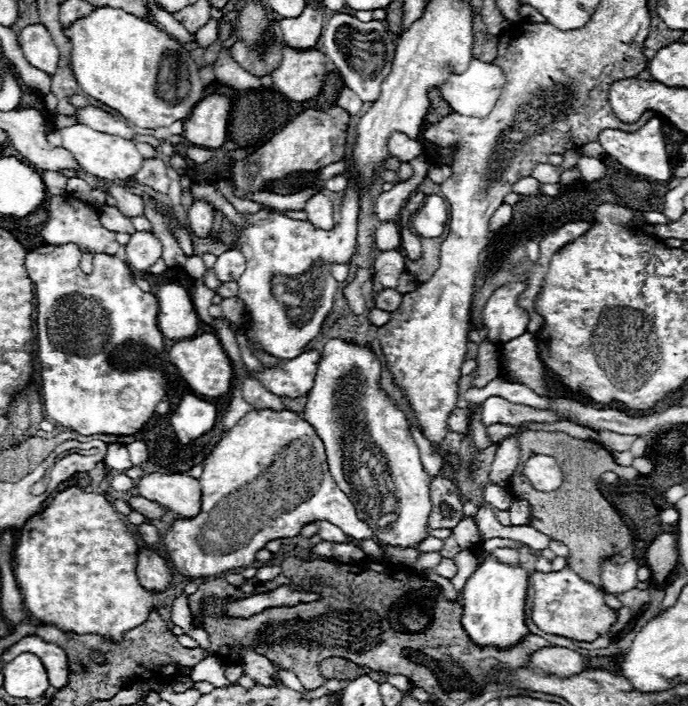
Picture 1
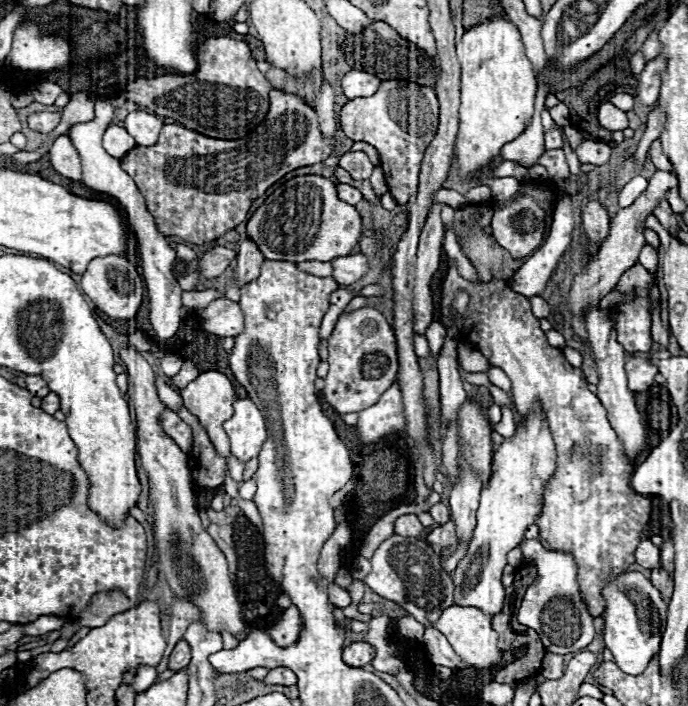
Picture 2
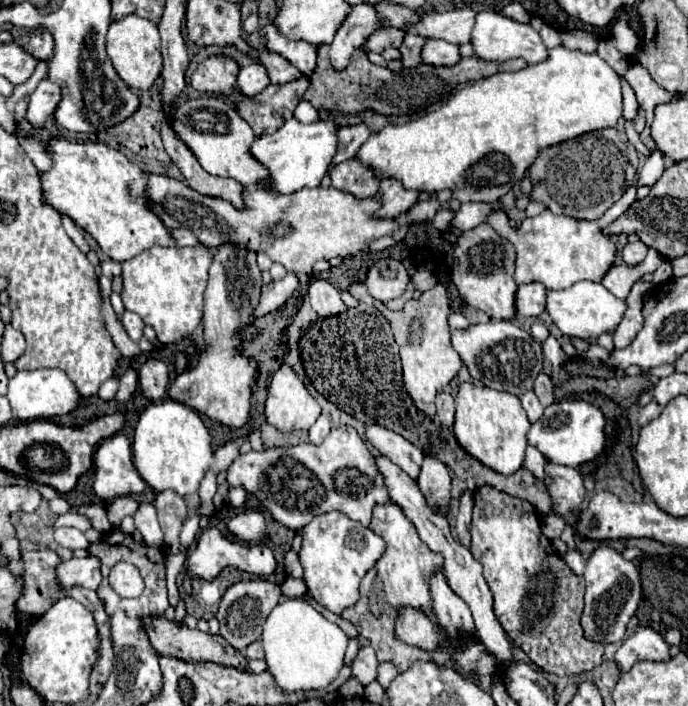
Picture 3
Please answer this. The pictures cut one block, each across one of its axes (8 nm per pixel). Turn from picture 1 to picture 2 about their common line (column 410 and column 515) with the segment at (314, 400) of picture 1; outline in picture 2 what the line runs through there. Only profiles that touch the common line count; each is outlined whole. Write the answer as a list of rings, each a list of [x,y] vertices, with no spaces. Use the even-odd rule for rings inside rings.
[[[536,408],[524,422],[518,424],[516,436],[504,440],[494,452],[494,472],[488,484],[482,488],[478,524],[470,540],[468,554],[458,562],[452,578],[456,584],[454,604],[474,606],[486,616],[496,616],[504,608],[502,570],[506,566],[506,554],[524,540],[524,532],[534,524],[542,510],[542,492],[548,478],[556,468],[554,440],[542,412]]]

